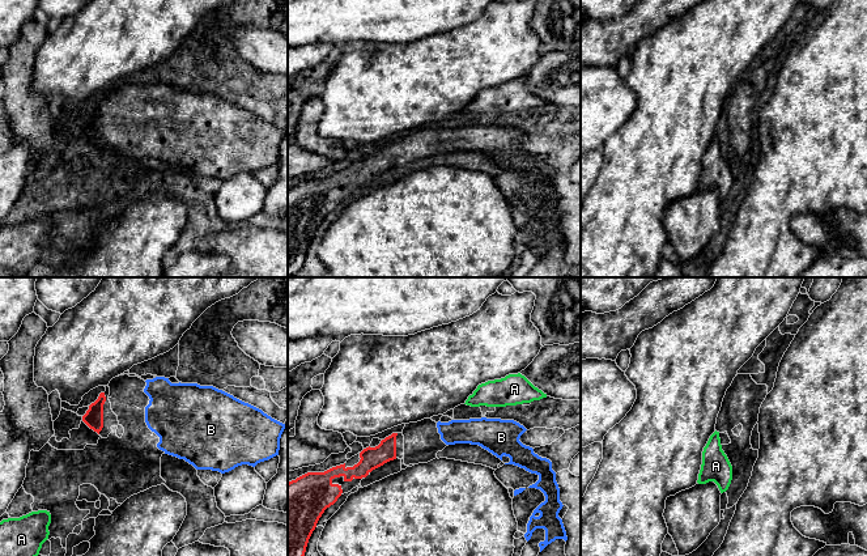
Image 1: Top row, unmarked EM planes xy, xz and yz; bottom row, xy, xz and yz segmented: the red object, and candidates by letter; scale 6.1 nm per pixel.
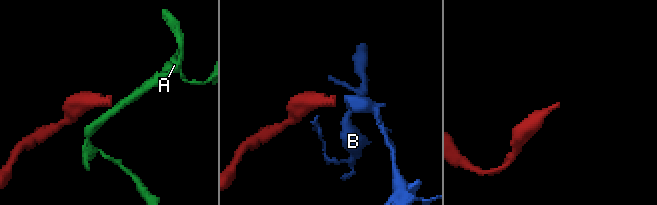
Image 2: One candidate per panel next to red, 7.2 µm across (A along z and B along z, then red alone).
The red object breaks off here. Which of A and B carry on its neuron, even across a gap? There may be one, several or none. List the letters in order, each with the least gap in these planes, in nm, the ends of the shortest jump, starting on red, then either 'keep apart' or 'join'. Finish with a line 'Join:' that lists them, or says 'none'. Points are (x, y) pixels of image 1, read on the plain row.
A: 460 nm apart; from red across xz (396, 140), (464, 110); keep apart
B: 240 nm apart; from red across xy (105, 104), (144, 98); join
Join: B

